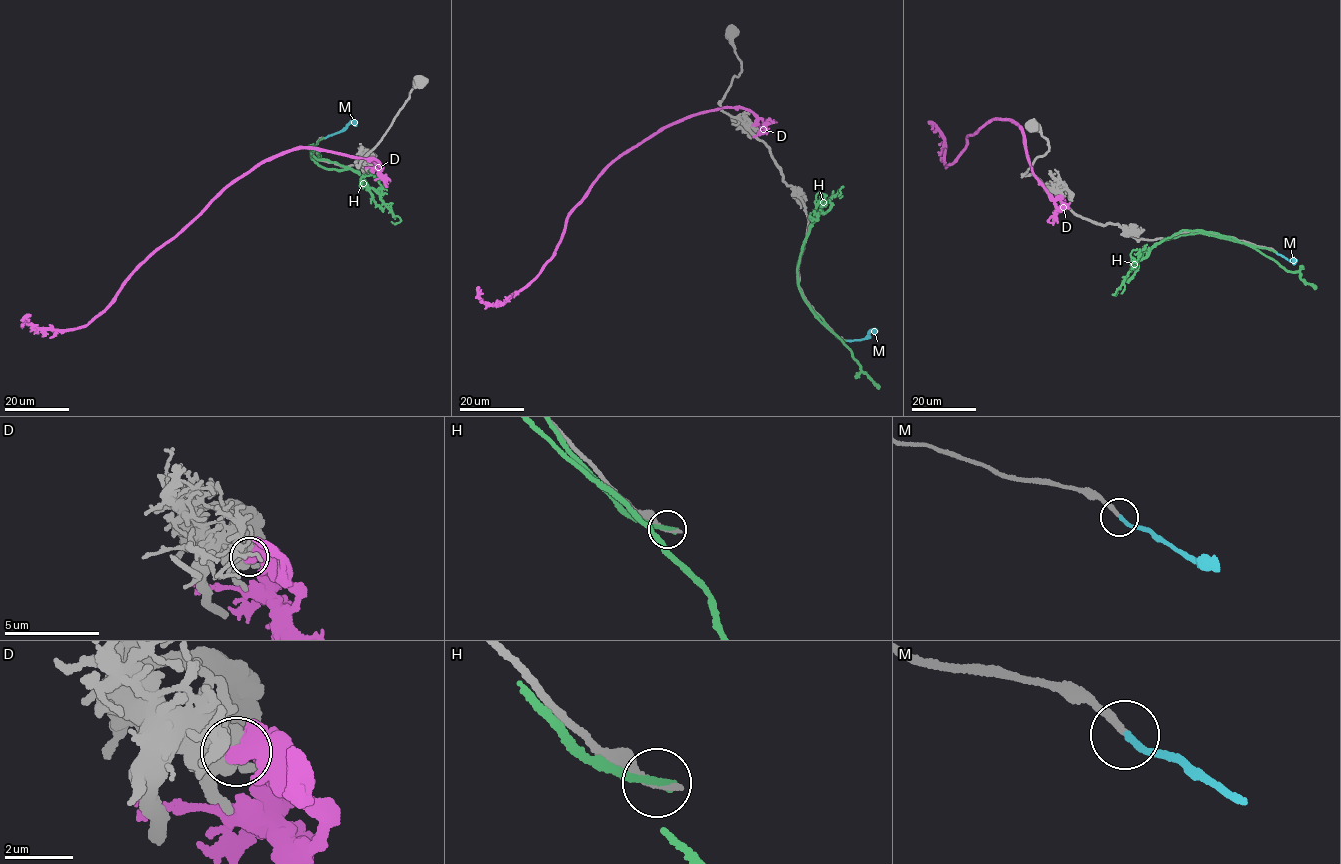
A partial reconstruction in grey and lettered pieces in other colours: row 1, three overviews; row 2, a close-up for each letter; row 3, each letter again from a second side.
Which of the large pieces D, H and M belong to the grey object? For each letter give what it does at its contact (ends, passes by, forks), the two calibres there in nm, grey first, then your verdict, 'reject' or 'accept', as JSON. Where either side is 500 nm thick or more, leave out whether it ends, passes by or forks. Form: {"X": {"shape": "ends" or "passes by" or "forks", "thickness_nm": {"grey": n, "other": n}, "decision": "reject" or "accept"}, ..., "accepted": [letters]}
{"D": {"thickness_nm": {"grey": 600, "other": 400}, "decision": "reject"}, "H": {"shape": "ends", "thickness_nm": {"grey": 280, "other": 240}, "decision": "reject"}, "M": {"shape": "ends", "thickness_nm": {"grey": 200, "other": 200}, "decision": "accept"}, "accepted": ["M"]}

